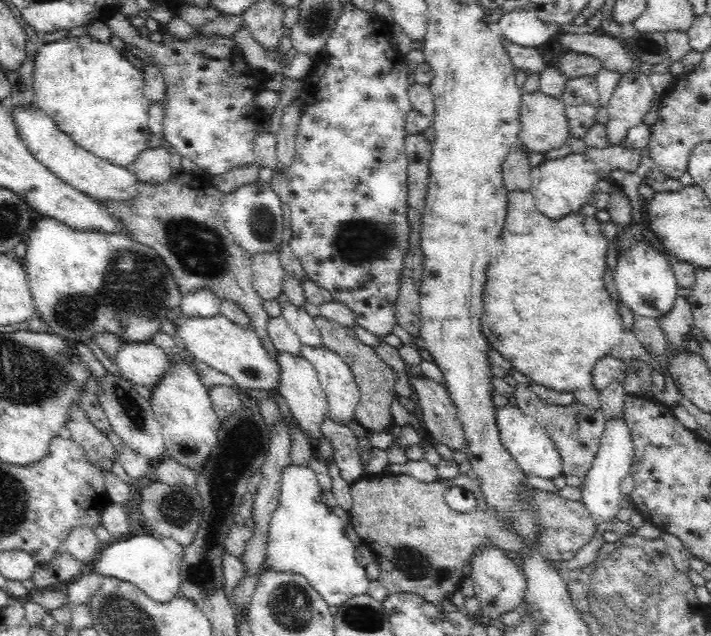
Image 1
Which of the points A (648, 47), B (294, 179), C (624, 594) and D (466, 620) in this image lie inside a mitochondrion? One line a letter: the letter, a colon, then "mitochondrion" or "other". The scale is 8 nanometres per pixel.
A: mitochondrion
B: other
C: mitochondrion
D: other

